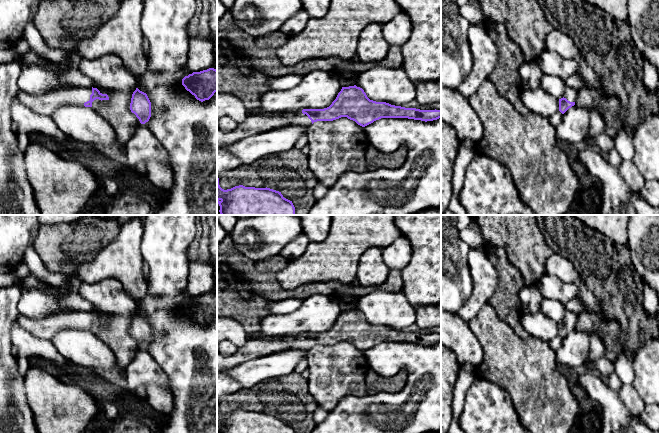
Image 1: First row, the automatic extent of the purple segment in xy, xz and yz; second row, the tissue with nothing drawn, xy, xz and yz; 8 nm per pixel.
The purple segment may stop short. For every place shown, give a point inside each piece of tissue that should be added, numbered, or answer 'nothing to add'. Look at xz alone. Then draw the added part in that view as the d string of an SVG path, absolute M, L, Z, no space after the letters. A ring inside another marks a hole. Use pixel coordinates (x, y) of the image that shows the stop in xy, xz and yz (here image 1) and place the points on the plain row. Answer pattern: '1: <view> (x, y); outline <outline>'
1: xz (253, 348); outline M302 335L279 336L266 341L251 338L244 346L238 347L237 352L232 356L222 356L217 353L217 373L238 366L248 360L267 356L274 352L290 349L299 349L308 352L311 348L311 344Z

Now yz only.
1: yz (570, 318); outline M567 311L565 313L564 322L570 326L575 326L577 322L577 314L575 312Z

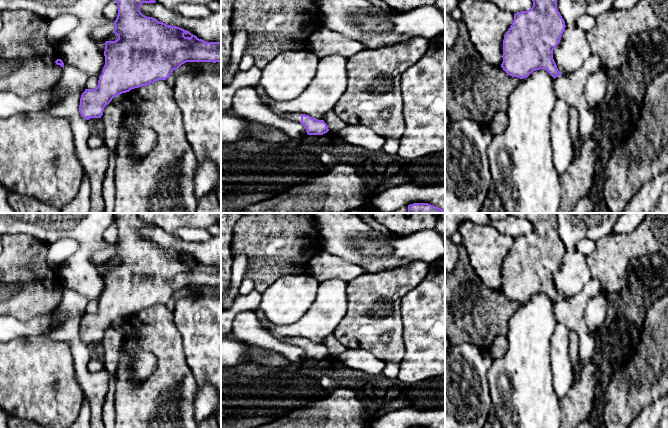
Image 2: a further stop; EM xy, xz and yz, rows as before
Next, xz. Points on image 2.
1: xz (296, 341); outline M272 334L276 339L284 341L286 343L290 343L295 346L301 345L301 338L300 337L281 337L277 334Z

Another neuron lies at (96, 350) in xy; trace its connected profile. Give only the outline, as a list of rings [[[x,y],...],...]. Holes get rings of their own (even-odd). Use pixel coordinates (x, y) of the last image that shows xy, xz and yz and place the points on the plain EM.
[[[91,342],[88,345],[88,349],[91,355],[91,358],[94,358],[98,361],[103,362],[104,360],[104,349],[101,342]]]

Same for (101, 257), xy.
[[[109,246],[101,251],[94,254],[94,263],[101,266],[106,263],[110,258],[114,256],[115,250],[114,246]]]

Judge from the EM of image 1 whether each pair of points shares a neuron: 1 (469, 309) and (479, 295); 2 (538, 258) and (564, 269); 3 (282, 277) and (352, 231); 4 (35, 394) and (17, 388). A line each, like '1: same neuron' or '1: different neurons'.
1: same neuron
2: different neurons
3: same neuron
4: different neurons

